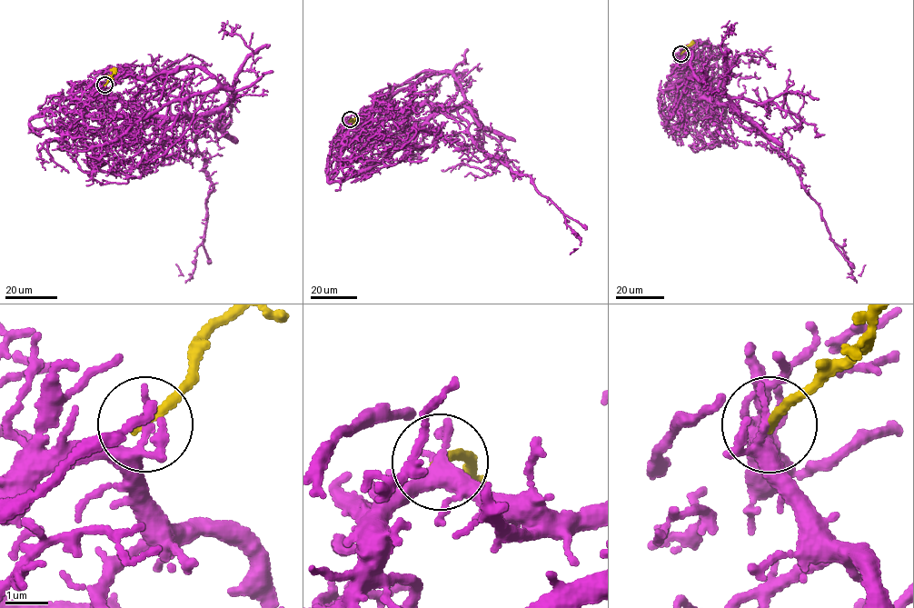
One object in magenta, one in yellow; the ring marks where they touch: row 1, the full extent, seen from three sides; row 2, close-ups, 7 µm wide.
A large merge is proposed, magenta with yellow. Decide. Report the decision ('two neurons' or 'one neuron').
two neurons

